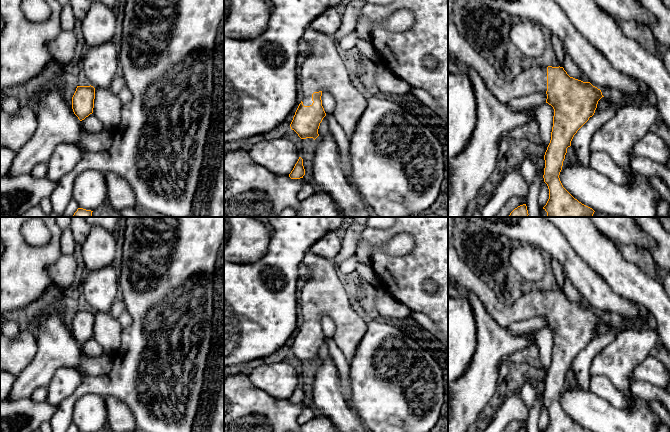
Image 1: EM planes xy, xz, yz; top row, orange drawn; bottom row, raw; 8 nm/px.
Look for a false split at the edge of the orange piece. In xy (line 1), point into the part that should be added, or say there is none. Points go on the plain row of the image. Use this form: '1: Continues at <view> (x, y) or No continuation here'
1: No continuation here

